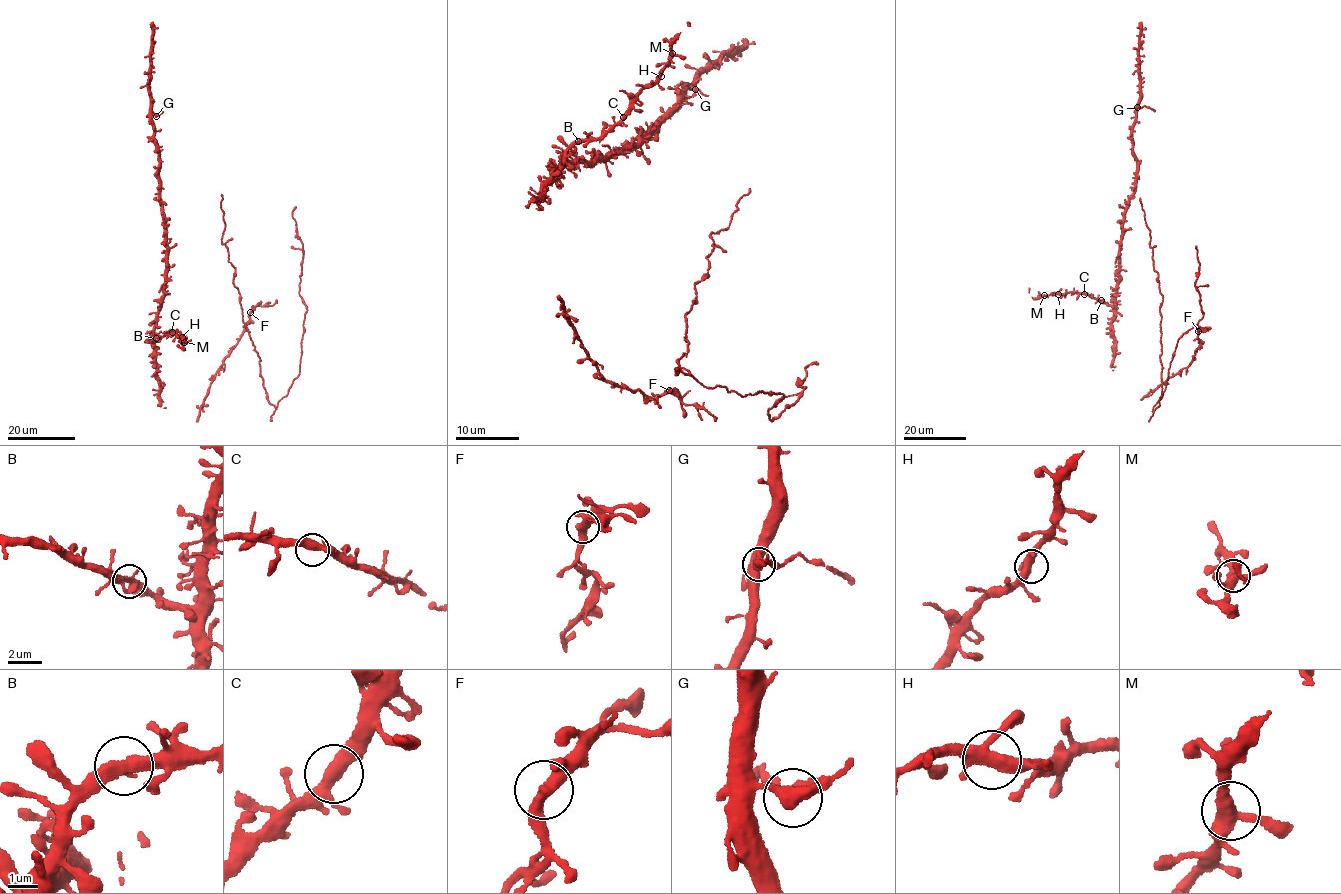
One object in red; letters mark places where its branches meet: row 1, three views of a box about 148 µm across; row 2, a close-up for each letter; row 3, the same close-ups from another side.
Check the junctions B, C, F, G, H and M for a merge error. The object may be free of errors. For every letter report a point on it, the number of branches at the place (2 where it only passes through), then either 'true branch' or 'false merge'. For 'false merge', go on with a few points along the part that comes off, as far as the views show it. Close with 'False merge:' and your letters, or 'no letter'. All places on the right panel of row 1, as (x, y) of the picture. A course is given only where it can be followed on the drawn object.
B: at (1101, 300); 2 branches meet; true branch
C: at (1084, 294); 2 branches meet; true branch
F: at (1198, 331); 3 branches meet; true branch
G: at (1137, 107); 2 branches meet; true branch
H: at (1058, 294); 4 branches meet; true branch
M: at (1044, 295); 5 branches meet; true branch
False merge: no letter

